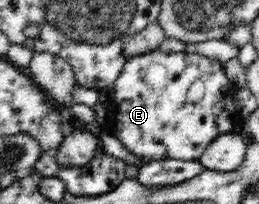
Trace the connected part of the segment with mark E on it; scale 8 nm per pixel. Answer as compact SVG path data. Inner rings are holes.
M159 49L127 59L113 89L113 104L107 110L115 135L129 150L144 160L198 160L217 136L236 130L240 119L235 106L235 86L230 85L219 60L201 54L164 54Z

